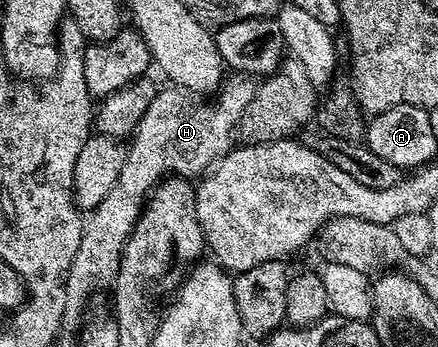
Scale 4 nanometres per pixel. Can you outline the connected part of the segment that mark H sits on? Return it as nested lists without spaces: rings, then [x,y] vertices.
[[[231,76],[210,100],[200,100],[178,88],[156,92],[149,104],[149,112],[145,112],[141,124],[135,129],[117,184],[113,184],[109,196],[86,215],[81,244],[77,256],[73,256],[73,268],[69,268],[67,277],[63,320],[68,327],[80,325],[83,309],[94,290],[112,285],[119,271],[123,245],[129,240],[155,185],[168,176],[198,179],[230,152],[241,116],[255,95],[255,87],[256,83],[250,77]]]

